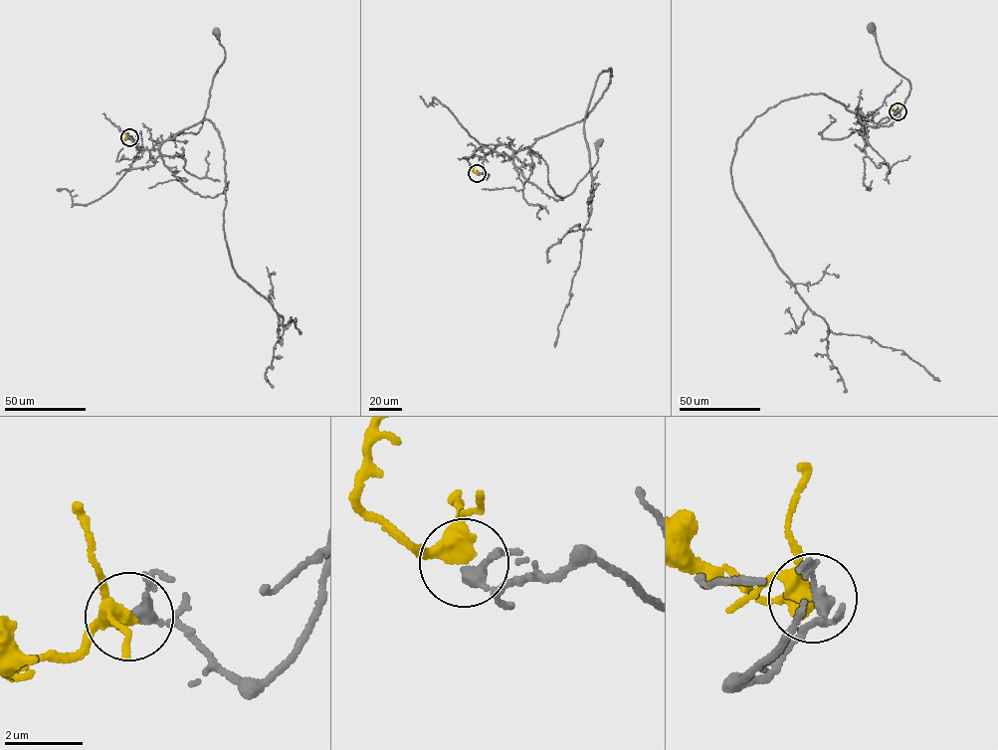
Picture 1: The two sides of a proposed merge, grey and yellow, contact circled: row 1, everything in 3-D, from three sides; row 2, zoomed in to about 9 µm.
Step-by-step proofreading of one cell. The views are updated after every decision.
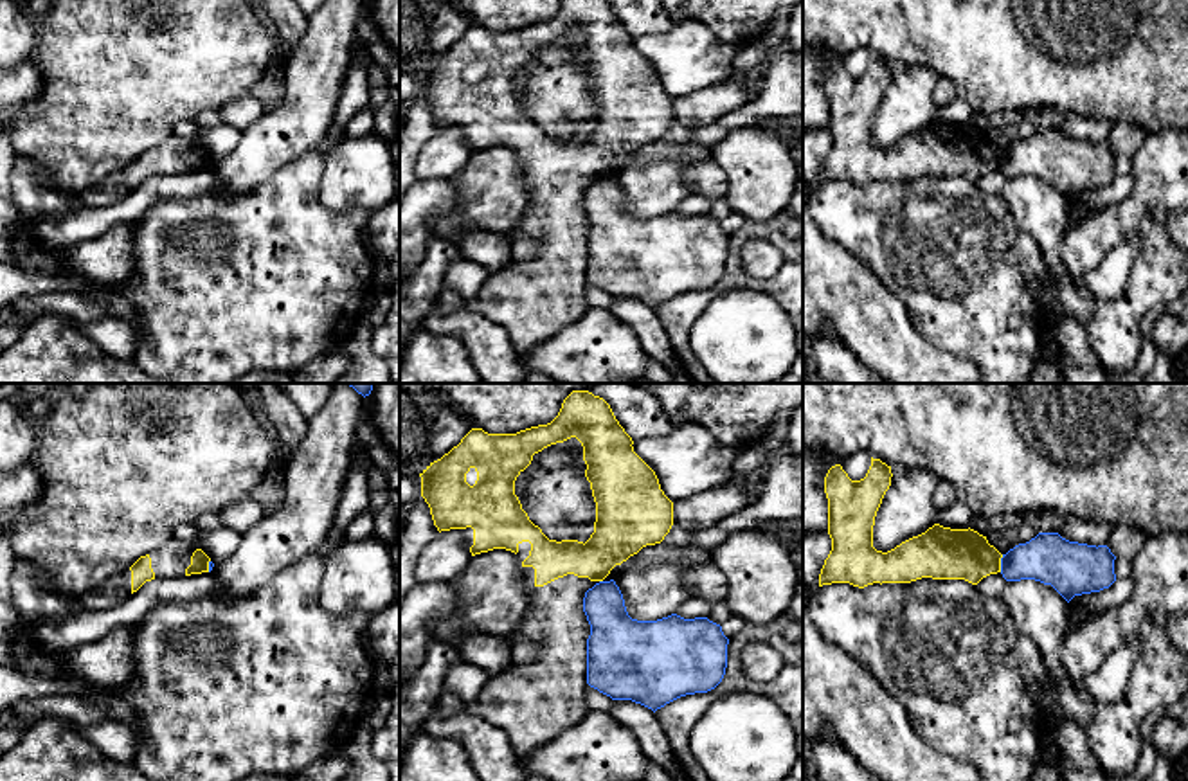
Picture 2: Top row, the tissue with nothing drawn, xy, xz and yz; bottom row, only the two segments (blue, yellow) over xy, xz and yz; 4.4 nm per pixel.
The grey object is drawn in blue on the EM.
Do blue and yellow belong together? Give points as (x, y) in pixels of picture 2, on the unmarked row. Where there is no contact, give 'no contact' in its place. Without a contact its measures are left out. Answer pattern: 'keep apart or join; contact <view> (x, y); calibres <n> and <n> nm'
keep apart; contact yz (1001, 161); calibres 220 and 220 nm

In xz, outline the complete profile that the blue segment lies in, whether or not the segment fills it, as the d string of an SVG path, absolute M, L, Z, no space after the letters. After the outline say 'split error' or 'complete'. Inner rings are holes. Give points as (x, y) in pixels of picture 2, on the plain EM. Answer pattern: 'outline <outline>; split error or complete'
outline M614 176L585 189L583 209L590 221L587 281L612 297L632 297L655 310L680 293L715 286L725 272L729 236L707 214L671 211L657 218L632 216Z; complete

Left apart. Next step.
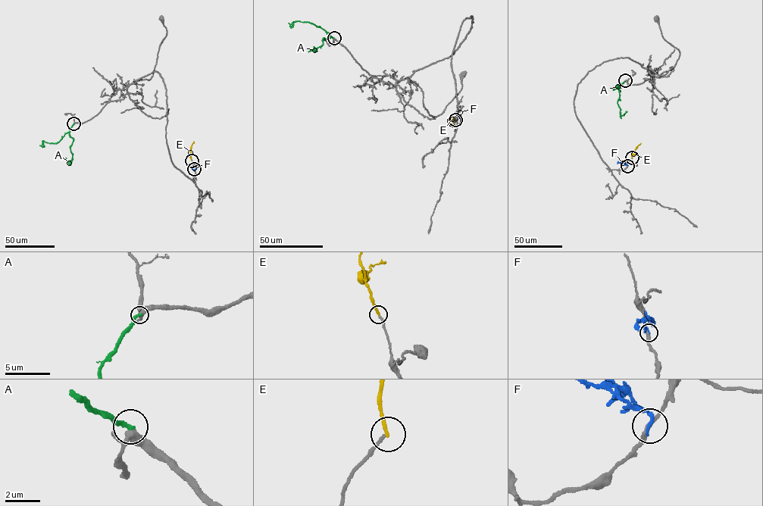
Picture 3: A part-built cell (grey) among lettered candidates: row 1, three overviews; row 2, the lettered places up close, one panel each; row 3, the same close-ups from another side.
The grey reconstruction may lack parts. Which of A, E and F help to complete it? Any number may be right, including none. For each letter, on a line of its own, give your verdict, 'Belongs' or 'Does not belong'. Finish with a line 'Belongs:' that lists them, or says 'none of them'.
A: Belongs
E: Does not belong
F: Does not belong
Belongs: A

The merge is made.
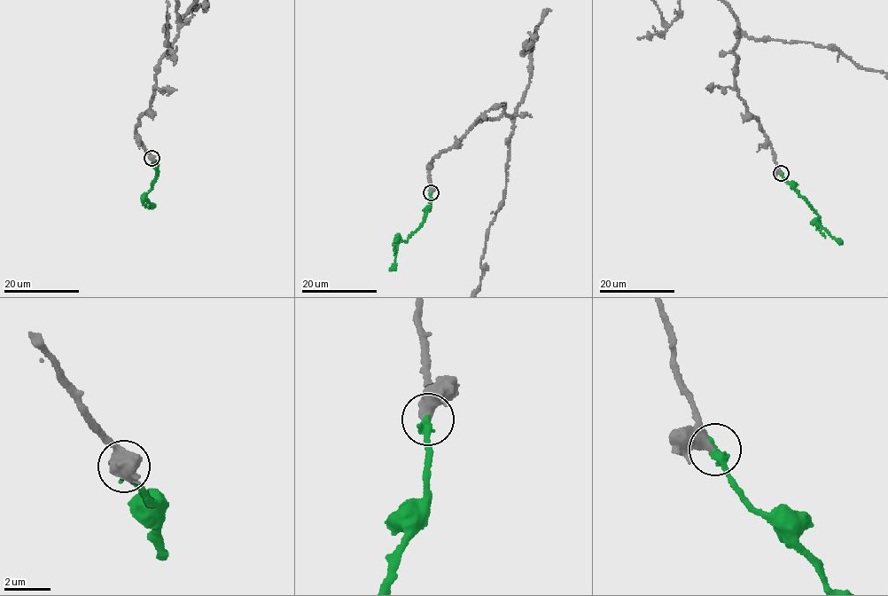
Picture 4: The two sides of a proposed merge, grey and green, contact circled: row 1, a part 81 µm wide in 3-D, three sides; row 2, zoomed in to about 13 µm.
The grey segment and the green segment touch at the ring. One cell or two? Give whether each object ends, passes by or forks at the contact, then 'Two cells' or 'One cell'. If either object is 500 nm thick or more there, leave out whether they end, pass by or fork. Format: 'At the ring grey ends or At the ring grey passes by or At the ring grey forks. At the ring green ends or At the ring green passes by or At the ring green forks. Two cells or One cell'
One cell

